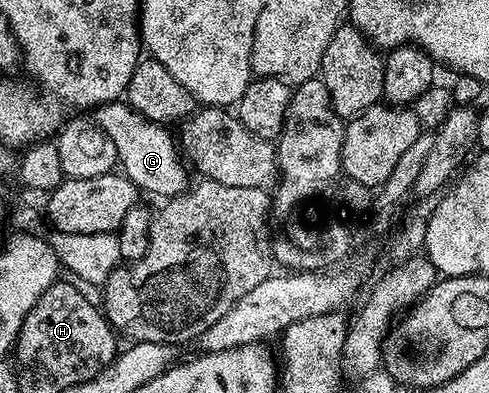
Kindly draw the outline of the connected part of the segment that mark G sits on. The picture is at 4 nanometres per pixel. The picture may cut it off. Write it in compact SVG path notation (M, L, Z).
M126 101L102 103L94 108L93 122L105 132L109 141L113 141L115 157L122 174L133 180L140 192L152 191L155 195L170 197L187 190L188 164L181 154L176 136L172 132L170 135L162 122L152 122Z

